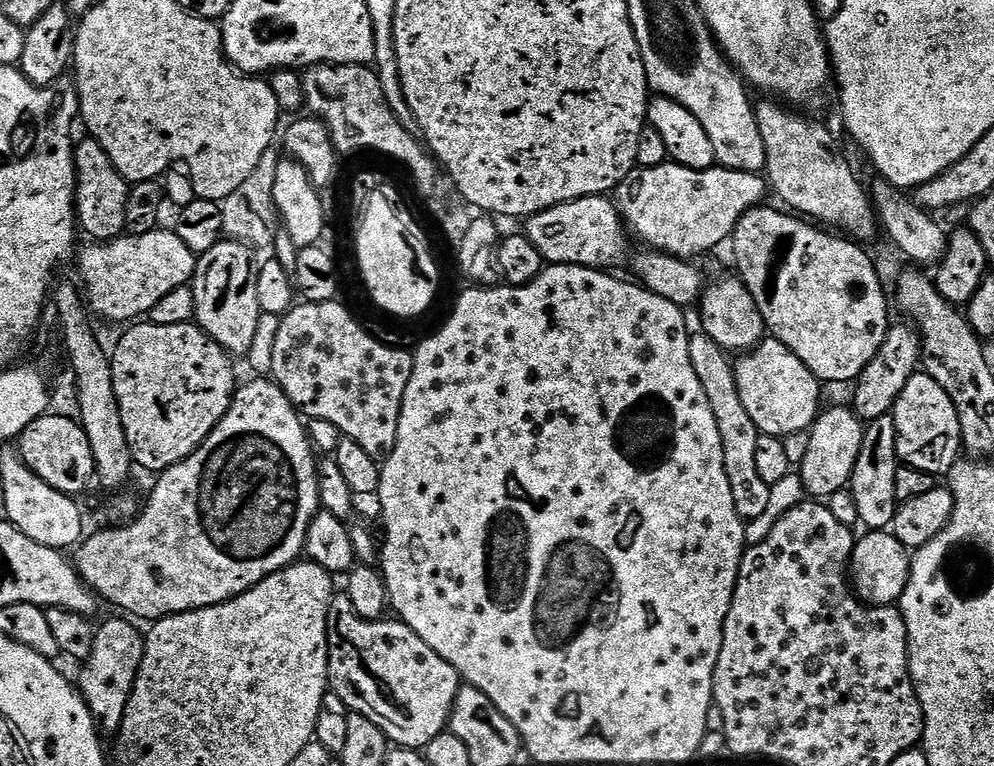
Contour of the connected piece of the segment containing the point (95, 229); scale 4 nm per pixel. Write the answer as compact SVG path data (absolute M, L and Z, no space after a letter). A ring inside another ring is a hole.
M91 138L77 143L76 154L76 215L81 229L84 228L96 242L116 239L125 231L127 202L130 191L129 181L110 162L106 150Z

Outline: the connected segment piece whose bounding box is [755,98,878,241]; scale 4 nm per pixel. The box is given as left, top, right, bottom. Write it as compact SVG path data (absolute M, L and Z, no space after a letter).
M764 98L761 104L759 101L755 109L758 130L762 130L762 142L766 146L766 180L771 191L777 192L793 213L825 225L833 224L828 226L843 230L849 237L864 241L878 232L878 217L869 193L852 173L831 130L816 120L799 116L796 113L799 111L772 98Z

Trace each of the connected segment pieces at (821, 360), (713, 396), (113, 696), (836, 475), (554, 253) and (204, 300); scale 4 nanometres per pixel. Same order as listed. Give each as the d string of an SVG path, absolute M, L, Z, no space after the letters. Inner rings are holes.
M768 207L750 209L732 233L730 245L736 251L735 271L750 290L767 331L783 342L817 380L829 380L832 384L840 384L843 380L855 381L886 342L890 327L890 296L879 280L873 257L868 257L855 239L833 234L799 215Z
M693 335L688 341L690 358L702 382L702 390L706 390L706 398L714 410L714 418L722 434L724 461L728 467L728 475L732 478L732 486L736 494L736 509L745 521L756 520L760 515L765 514L770 502L769 485L756 474L756 447L761 432L754 426L754 418L746 414L746 406L742 406L742 398L736 385L736 373L730 360L728 364L729 357L725 349L709 340L707 335L699 335Z
M120 619L124 620L108 620L101 628L99 626L95 629L92 649L87 660L82 664L84 673L80 676L80 684L78 680L78 691L88 703L88 709L92 711L92 719L101 729L119 729L144 657L145 633L139 632L132 625L135 623L131 619Z
M851 407L848 408L821 411L816 417L816 423L807 433L808 449L799 461L798 475L804 481L805 489L811 495L812 492L816 495L813 497L830 498L834 493L843 492L851 485L852 471L856 469L864 445L866 424Z
M607 195L583 196L577 200L571 200L565 204L556 204L547 208L545 212L539 212L527 217L523 235L544 255L548 264L577 264L583 268L599 268L612 270L615 264L620 264L628 256L629 229L626 227L623 215L615 203L608 201Z
M221 239L210 251L199 253L196 273L190 281L196 307L195 323L233 357L246 355L255 346L260 332L258 260L252 254L253 249L239 240Z

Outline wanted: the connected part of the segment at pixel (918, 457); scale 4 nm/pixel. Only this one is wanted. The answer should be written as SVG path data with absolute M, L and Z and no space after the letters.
M922 370L912 375L896 399L892 417L896 454L899 459L906 458L907 467L937 478L947 477L955 471L956 462L962 456L963 429L953 400L933 376Z

